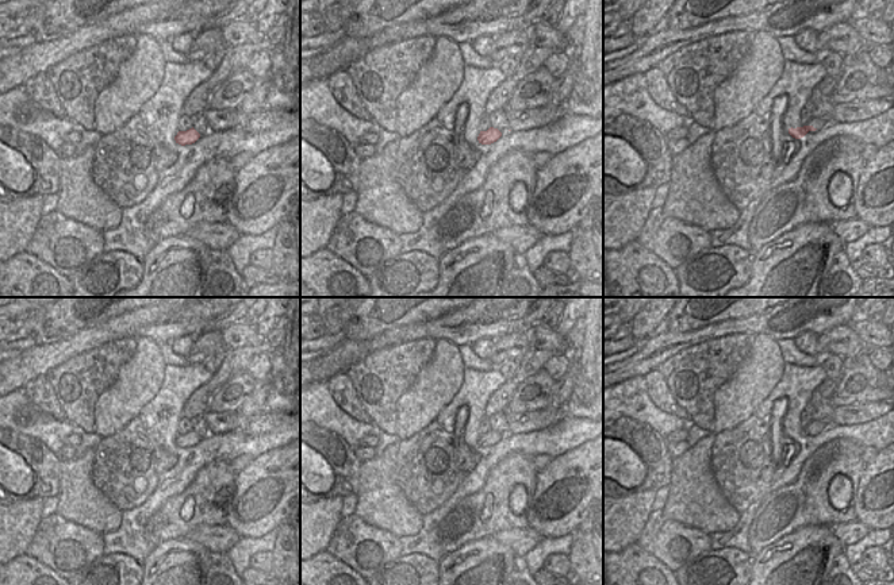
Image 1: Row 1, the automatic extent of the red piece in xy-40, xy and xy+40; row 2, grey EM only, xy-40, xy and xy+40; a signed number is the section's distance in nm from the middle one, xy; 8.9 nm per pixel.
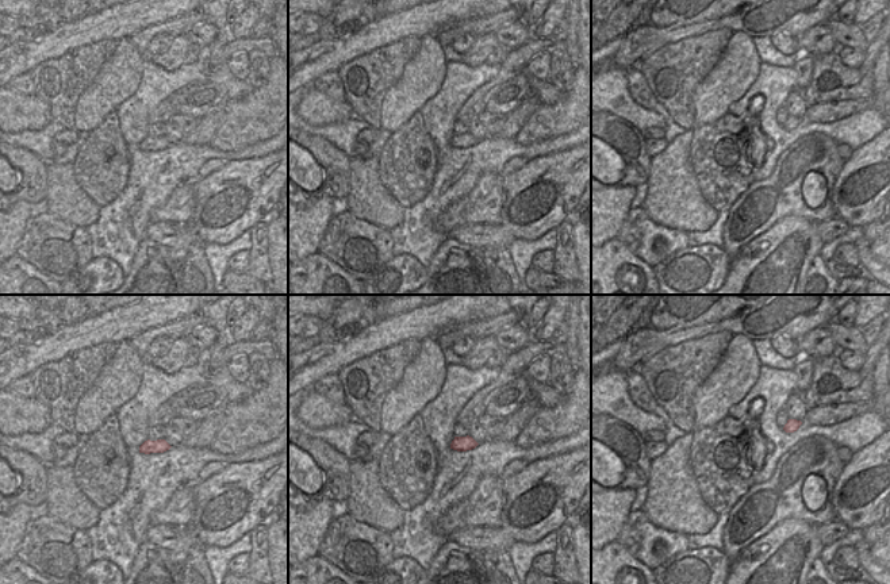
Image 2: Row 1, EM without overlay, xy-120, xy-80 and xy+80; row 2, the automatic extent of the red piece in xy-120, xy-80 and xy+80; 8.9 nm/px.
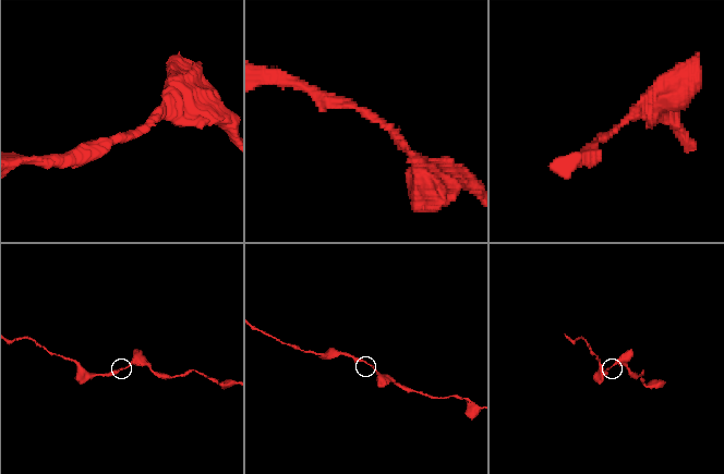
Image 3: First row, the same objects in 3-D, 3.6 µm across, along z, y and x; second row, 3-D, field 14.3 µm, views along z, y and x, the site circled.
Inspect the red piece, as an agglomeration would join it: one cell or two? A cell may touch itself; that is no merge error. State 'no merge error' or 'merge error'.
no merge error

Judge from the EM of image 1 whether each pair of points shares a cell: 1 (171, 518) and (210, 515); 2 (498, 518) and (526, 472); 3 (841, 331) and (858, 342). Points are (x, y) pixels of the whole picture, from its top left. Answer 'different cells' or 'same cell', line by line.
1: same cell
2: same cell
3: same cell

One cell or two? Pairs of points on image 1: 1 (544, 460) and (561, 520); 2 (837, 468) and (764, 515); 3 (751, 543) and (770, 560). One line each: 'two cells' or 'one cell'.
1: two cells
2: one cell
3: two cells

